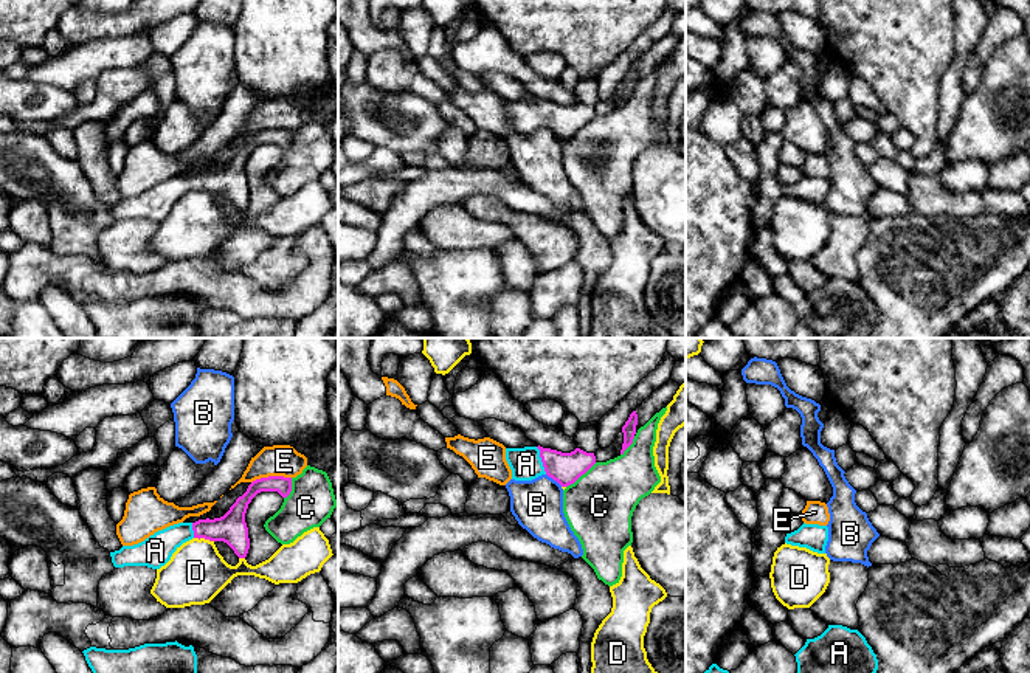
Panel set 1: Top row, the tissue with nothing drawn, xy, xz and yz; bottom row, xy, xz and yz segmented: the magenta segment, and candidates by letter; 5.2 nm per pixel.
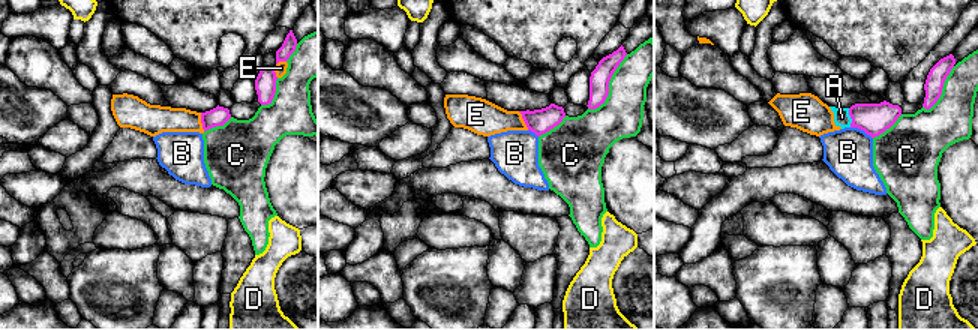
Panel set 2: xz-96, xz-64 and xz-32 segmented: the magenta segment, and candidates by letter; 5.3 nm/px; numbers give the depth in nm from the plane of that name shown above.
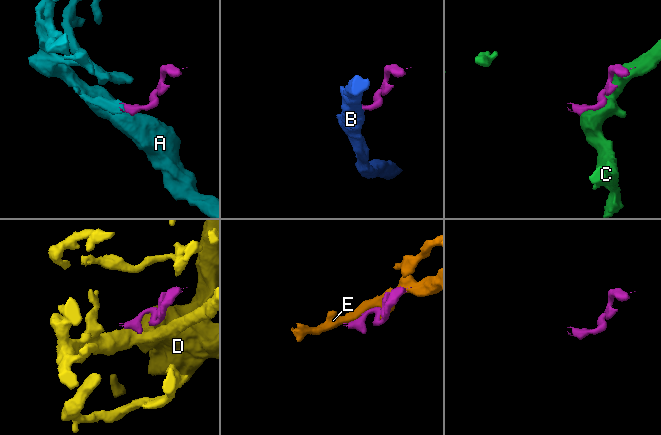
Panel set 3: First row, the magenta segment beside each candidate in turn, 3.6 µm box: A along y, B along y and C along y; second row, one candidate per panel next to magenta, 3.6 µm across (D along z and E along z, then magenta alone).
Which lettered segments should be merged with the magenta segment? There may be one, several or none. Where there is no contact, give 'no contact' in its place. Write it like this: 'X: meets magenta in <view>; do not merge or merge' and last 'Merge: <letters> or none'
A: meets magenta in xz; merge
B: meets magenta in xz; do not merge
C: meets magenta in xz; do not merge
D: meets magenta in xy; do not merge
E: meets magenta in xy; do not merge
Merge: A

